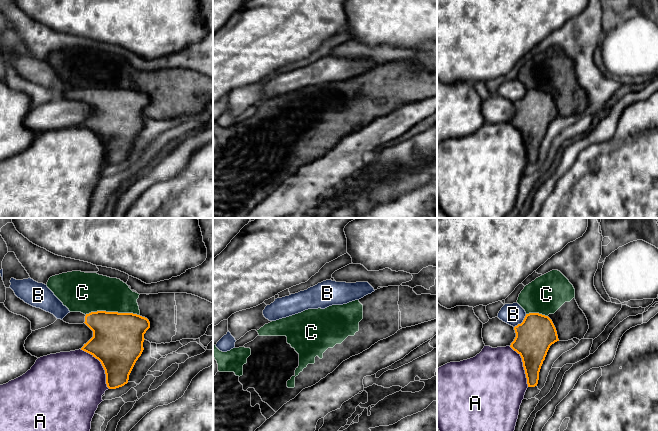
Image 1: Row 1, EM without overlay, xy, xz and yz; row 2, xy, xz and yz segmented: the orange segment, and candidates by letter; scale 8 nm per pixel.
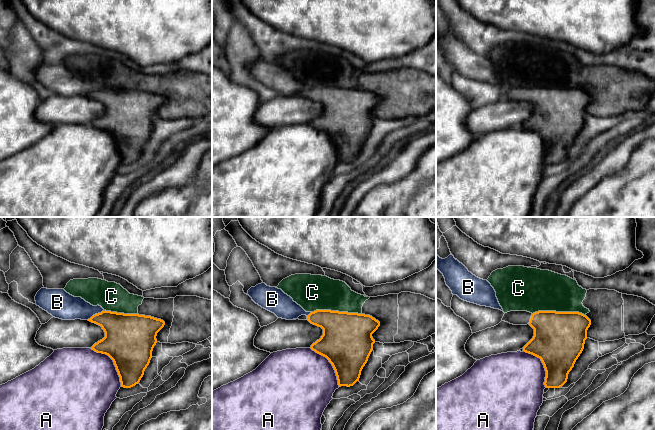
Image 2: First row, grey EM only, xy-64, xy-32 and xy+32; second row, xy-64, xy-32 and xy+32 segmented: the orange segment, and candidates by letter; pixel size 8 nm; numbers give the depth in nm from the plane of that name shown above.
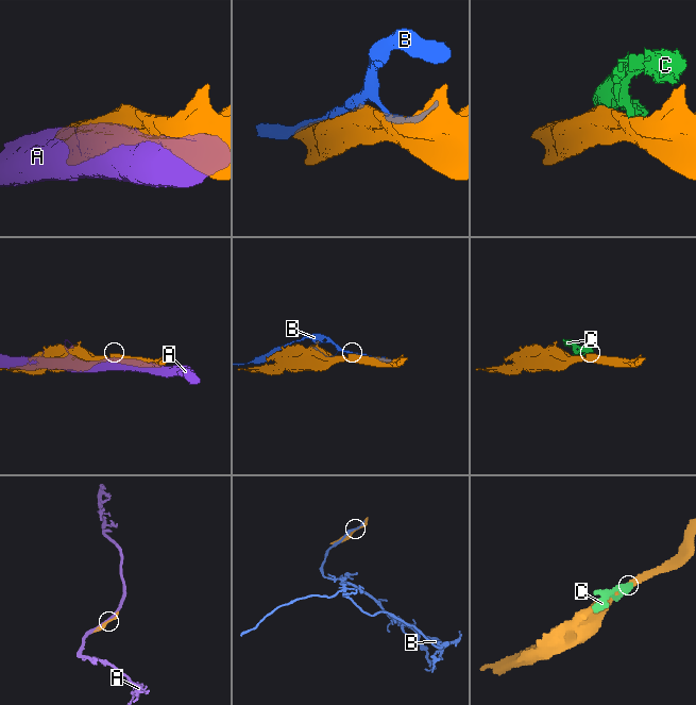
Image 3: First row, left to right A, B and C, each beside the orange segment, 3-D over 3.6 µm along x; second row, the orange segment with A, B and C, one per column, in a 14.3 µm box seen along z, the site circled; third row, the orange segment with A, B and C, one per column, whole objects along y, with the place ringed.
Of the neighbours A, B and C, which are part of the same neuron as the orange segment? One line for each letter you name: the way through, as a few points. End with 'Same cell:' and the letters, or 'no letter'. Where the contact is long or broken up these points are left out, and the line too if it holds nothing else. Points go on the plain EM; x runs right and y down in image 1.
Same cell: no letter

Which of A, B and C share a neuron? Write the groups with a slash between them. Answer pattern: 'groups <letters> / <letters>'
groups A / B / C

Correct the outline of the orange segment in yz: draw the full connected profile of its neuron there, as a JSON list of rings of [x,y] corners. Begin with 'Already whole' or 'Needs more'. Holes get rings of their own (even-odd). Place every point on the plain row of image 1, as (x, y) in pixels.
Already whole. [[[529,89],[514,106],[516,113],[510,123],[522,134],[528,163],[535,163],[550,122],[559,117],[556,104],[548,92]]]

